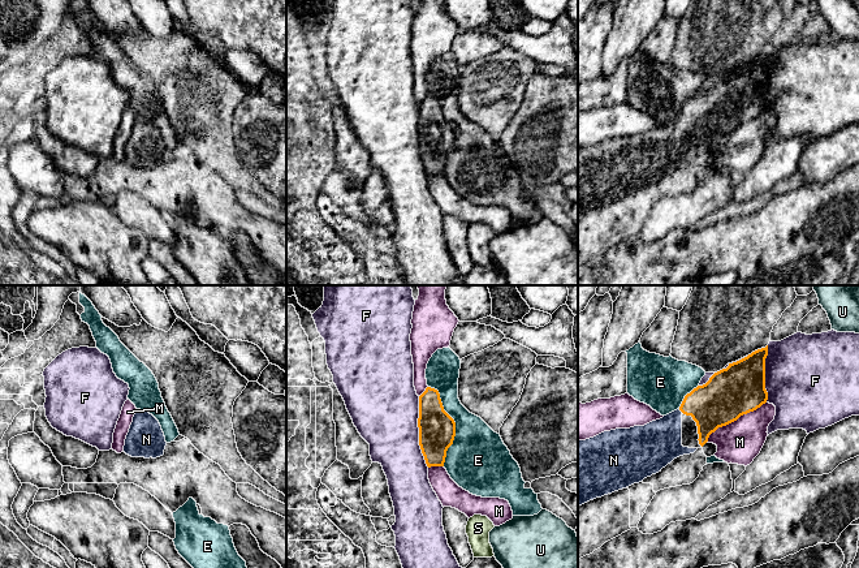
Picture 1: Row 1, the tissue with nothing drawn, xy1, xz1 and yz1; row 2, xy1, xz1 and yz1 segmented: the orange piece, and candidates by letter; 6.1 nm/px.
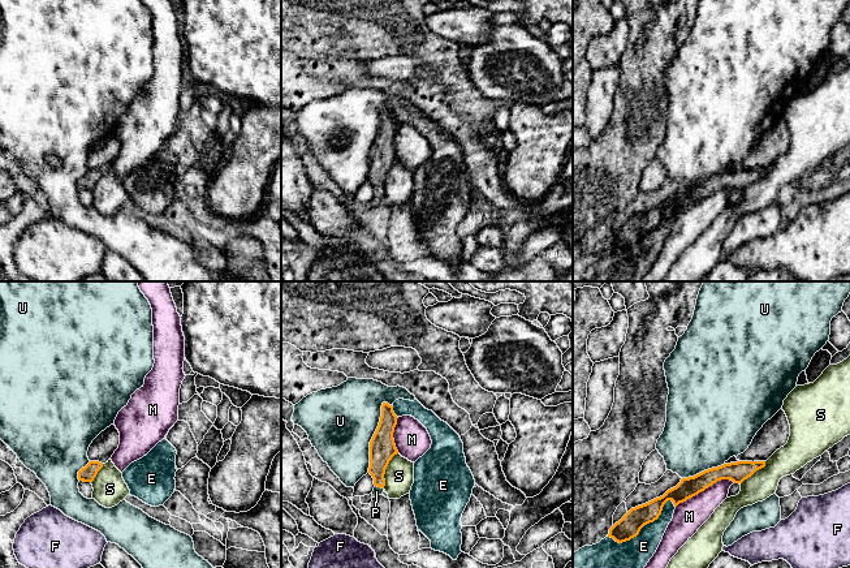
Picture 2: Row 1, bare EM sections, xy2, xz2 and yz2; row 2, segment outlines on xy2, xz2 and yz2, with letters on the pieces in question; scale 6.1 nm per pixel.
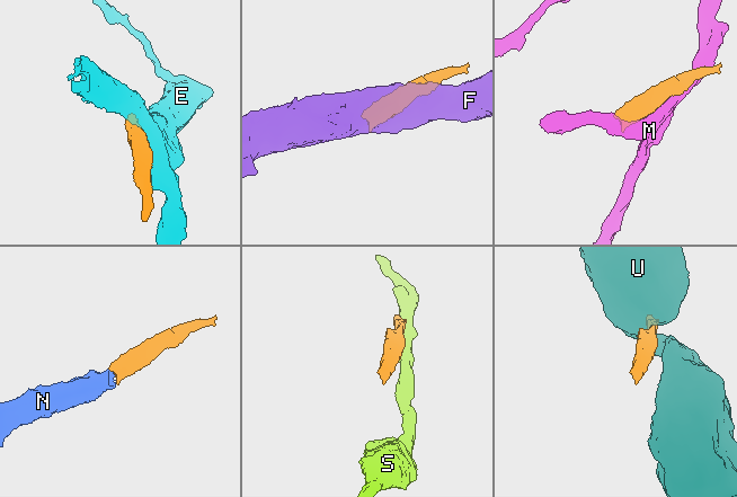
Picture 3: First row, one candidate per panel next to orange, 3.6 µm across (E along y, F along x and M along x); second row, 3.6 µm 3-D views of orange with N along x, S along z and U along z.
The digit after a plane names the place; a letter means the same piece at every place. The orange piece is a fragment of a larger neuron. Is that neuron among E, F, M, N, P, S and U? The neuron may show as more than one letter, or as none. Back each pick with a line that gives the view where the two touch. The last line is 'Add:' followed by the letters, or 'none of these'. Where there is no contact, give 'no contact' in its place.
N: meets orange in yz1
P: meets orange in xz2
Add: N, P

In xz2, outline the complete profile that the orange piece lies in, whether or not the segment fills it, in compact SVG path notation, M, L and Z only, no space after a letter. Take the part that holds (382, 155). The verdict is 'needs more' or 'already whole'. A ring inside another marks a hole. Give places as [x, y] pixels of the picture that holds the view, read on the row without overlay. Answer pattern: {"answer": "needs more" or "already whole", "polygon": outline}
{"answer": "needs more", "polygon": "M383 111L379 134L370 150L368 181L372 184L375 193L372 206L384 201L385 177L392 165L398 162L393 147L396 133L397 124L393 120L393 115L388 111Z"}

